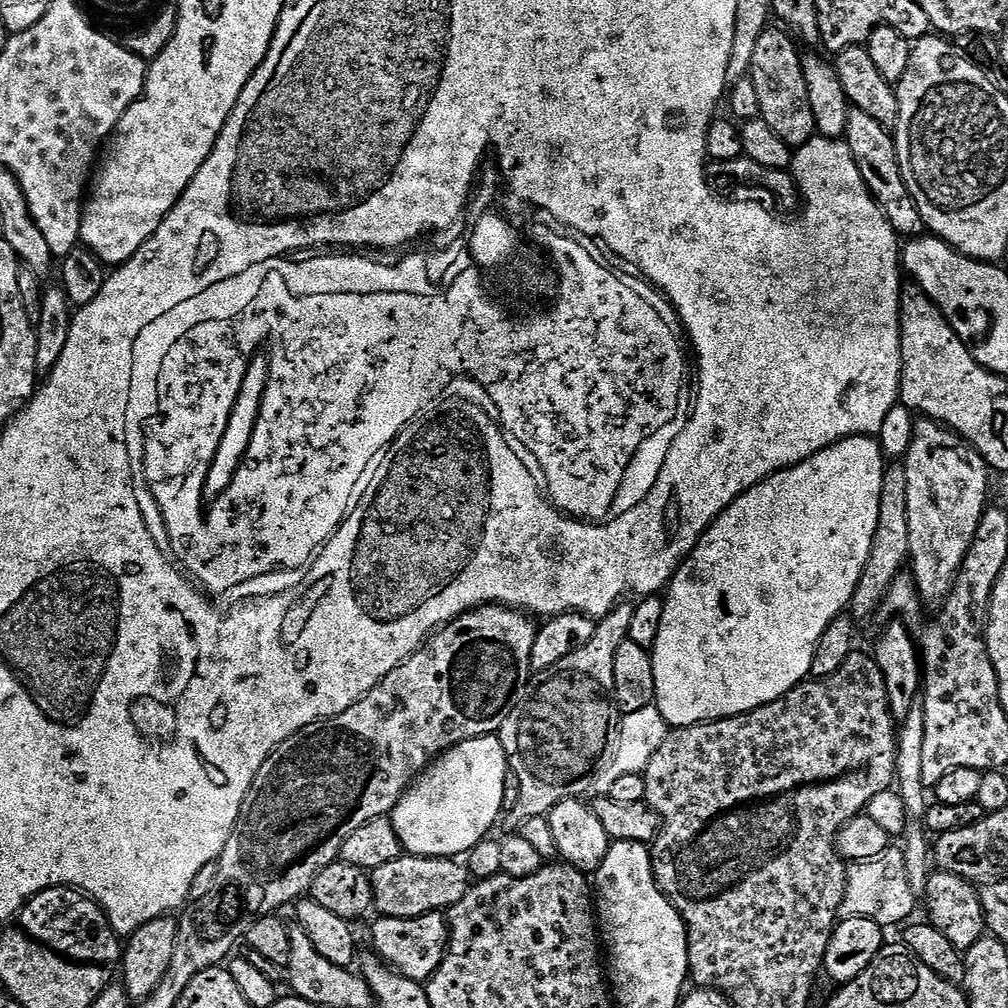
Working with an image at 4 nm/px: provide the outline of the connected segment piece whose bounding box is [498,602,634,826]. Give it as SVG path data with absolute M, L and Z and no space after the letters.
M628 602L617 604L599 617L594 638L590 638L582 650L574 650L574 654L562 658L562 662L535 673L521 690L514 710L510 710L498 733L502 750L506 750L509 769L518 774L518 787L514 789L516 805L512 813L511 808L507 813L513 826L519 826L530 818L547 816L563 800L583 797L583 792L597 787L602 773L614 762L614 754L618 750L618 709L612 696L614 654L618 654L618 646L628 639L632 619L633 605Z

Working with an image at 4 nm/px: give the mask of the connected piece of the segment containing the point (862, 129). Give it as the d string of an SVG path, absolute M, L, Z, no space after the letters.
M852 108L846 118L846 130L843 139L850 146L850 154L854 154L854 162L858 166L858 174L862 174L862 182L866 182L868 193L874 199L876 204L884 212L884 216L890 222L890 226L900 238L915 238L925 231L924 219L918 210L918 206L914 202L914 198L910 194L910 190L906 190L906 182L902 178L902 170L898 162L898 154L896 153L896 137L889 129L882 126L882 122L874 122L874 118L870 118L870 114L862 114L862 110Z

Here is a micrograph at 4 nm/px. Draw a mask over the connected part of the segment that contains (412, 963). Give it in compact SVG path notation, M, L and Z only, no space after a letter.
M444 912L422 914L418 918L390 918L380 916L372 928L371 951L385 964L396 969L408 980L426 982L436 971L448 951L450 933Z

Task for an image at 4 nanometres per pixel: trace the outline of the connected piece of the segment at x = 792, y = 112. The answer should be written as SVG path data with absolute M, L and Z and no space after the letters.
M770 26L762 38L758 38L750 73L754 90L758 93L758 103L762 106L760 119L793 150L808 144L817 135L814 110L810 106L810 90L804 77L802 52L796 49L795 43L797 41L783 27Z

